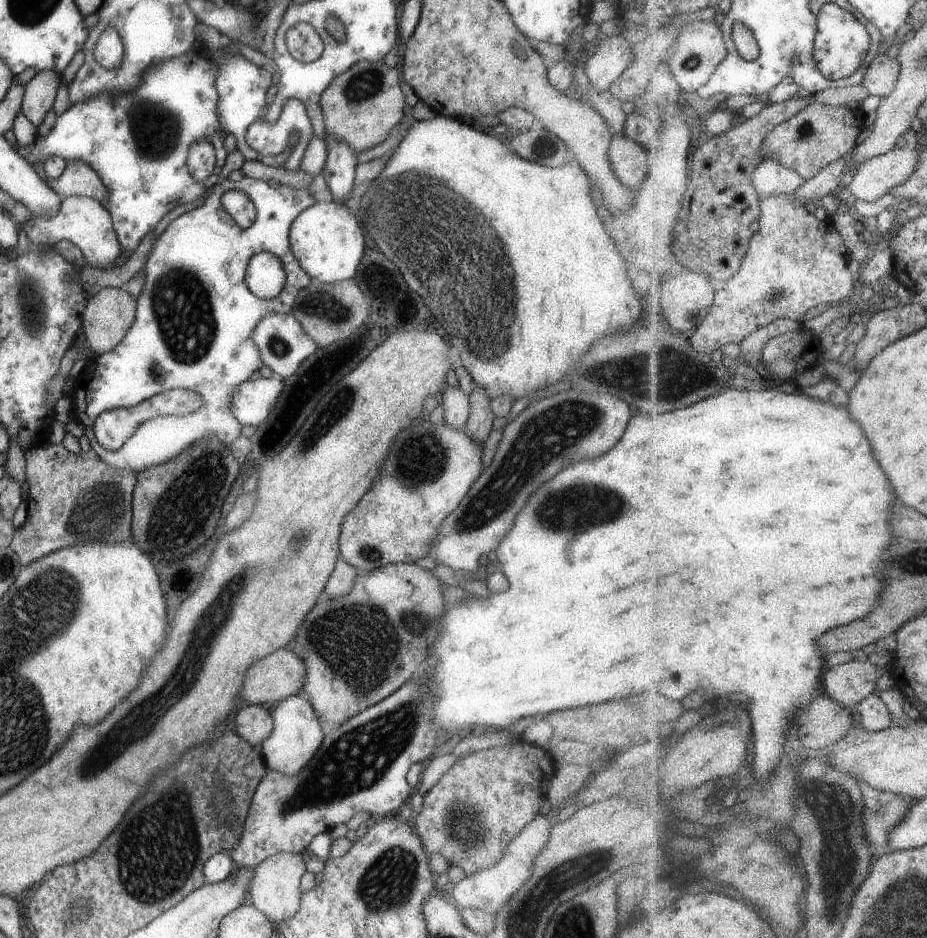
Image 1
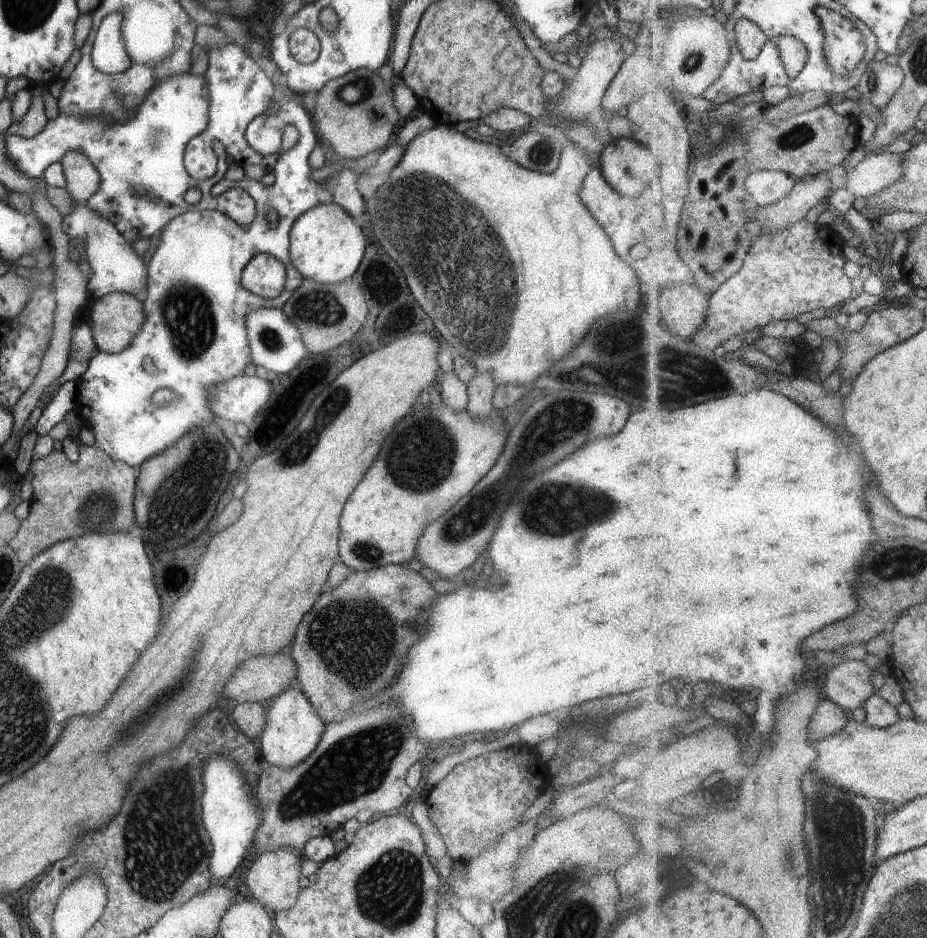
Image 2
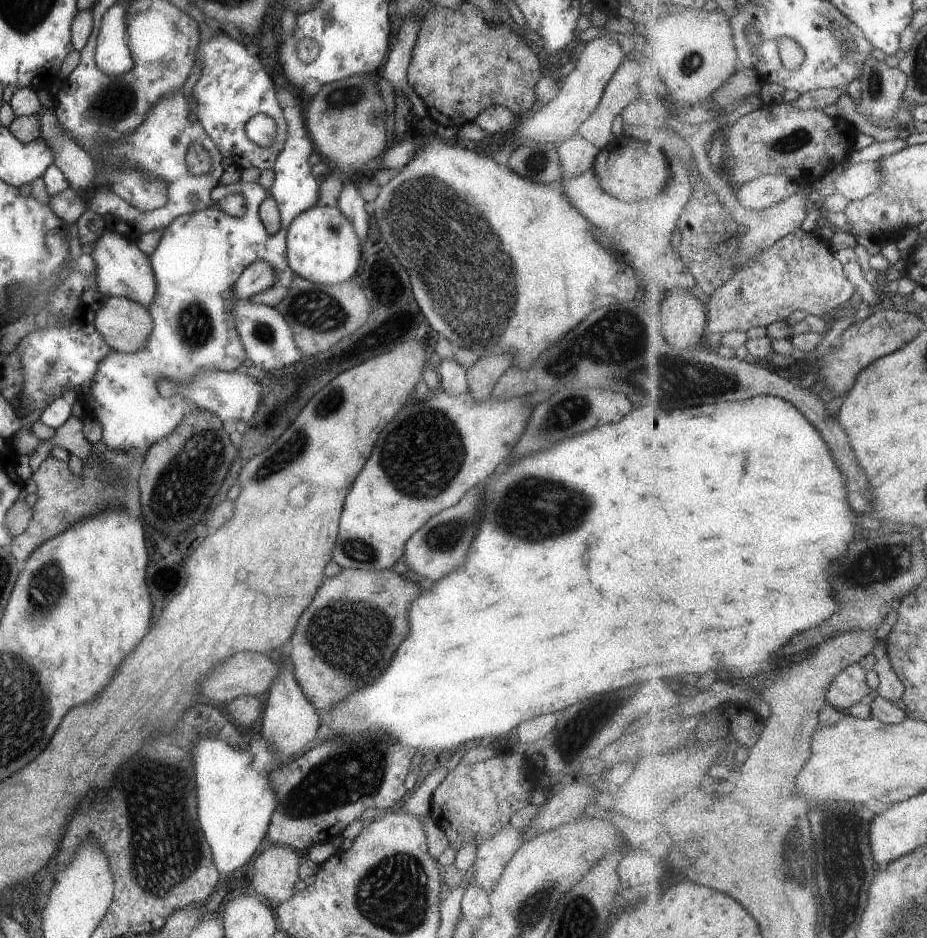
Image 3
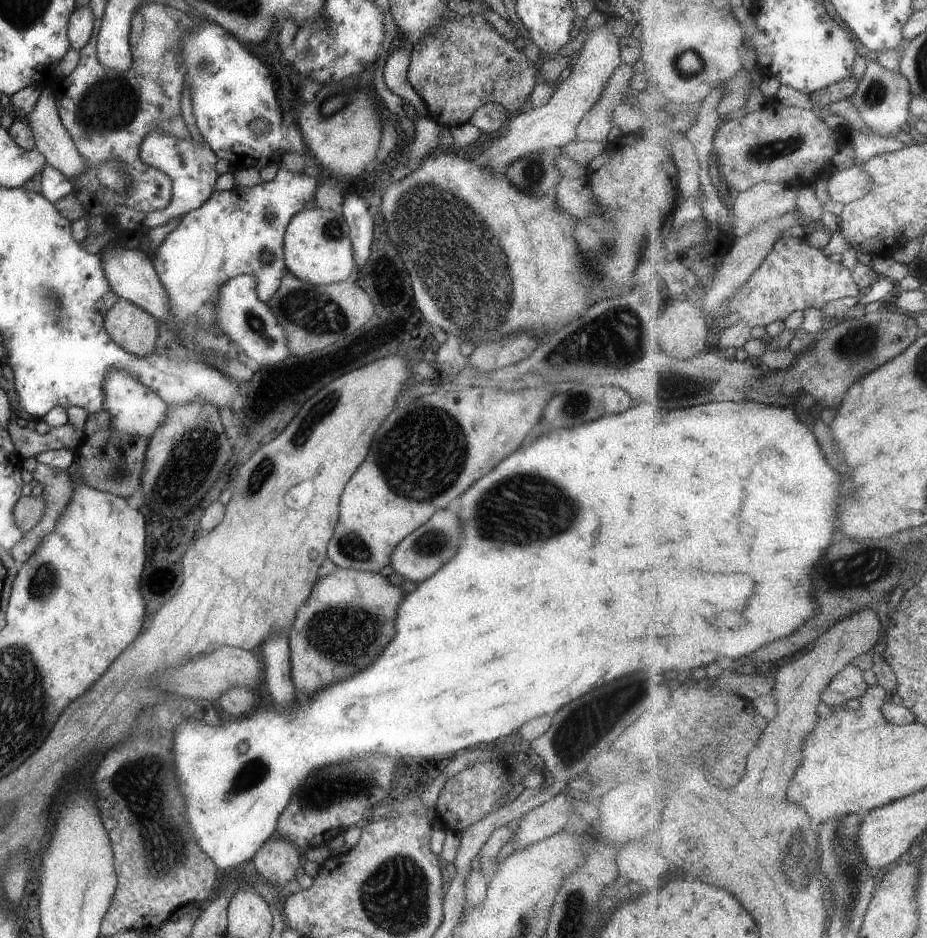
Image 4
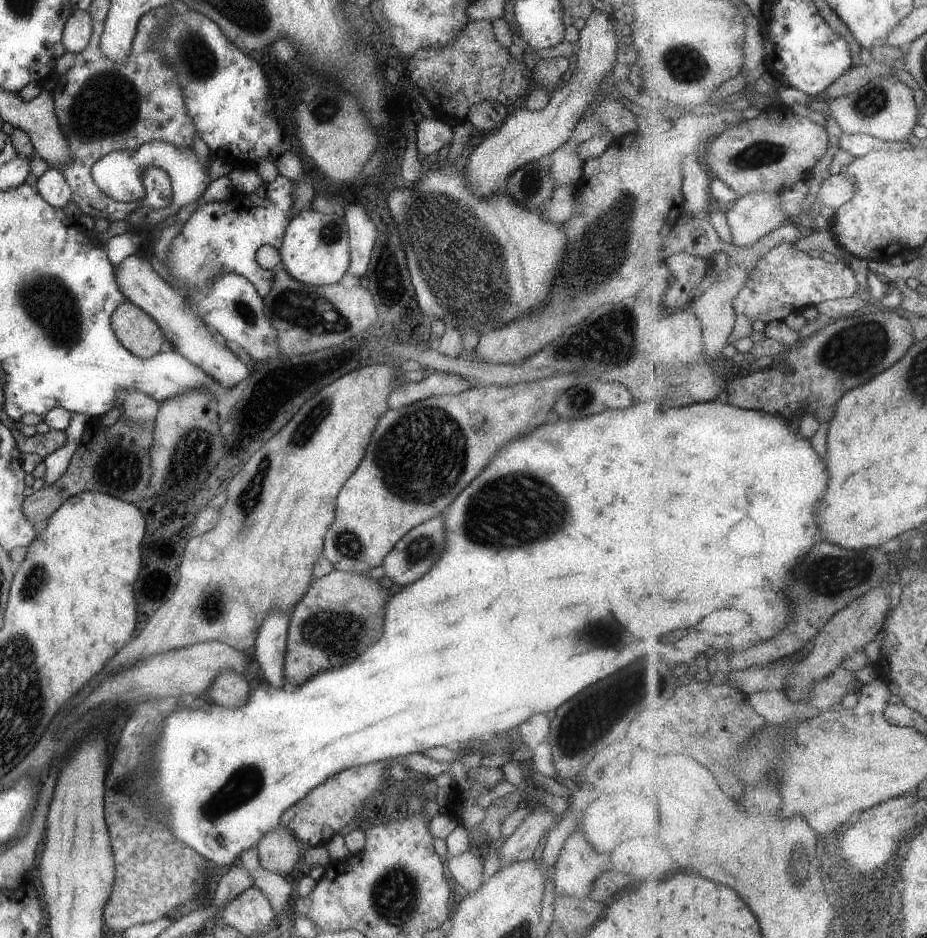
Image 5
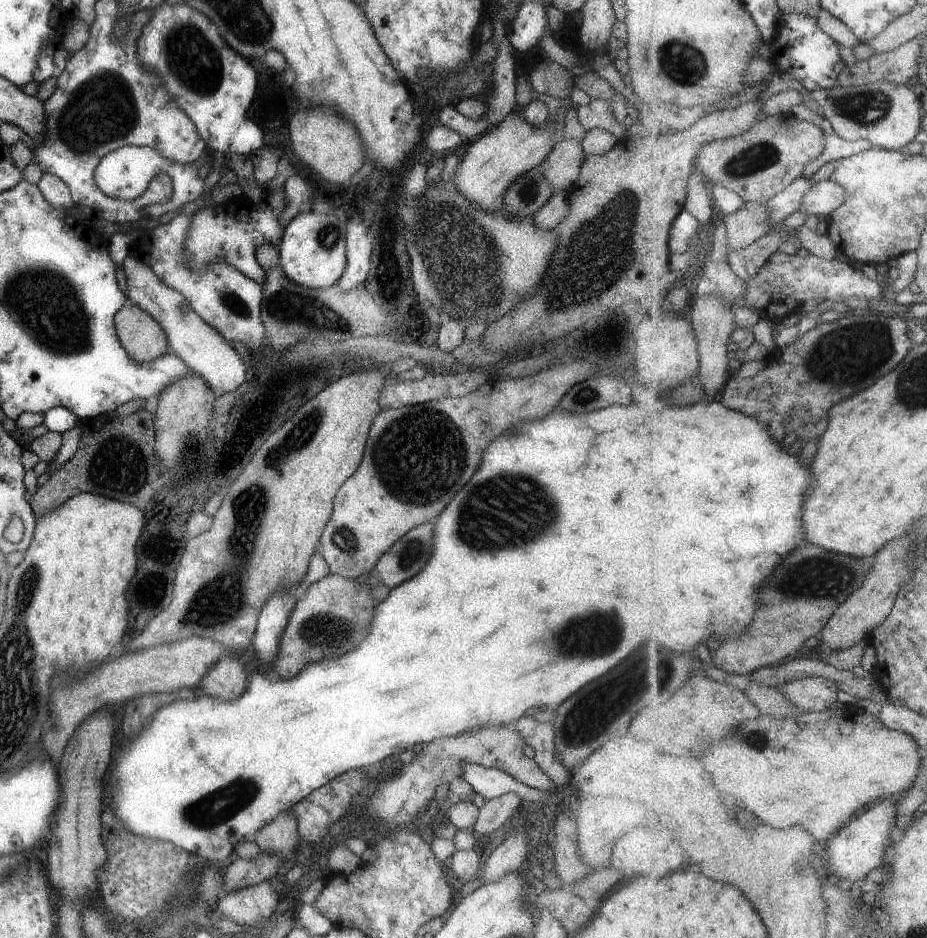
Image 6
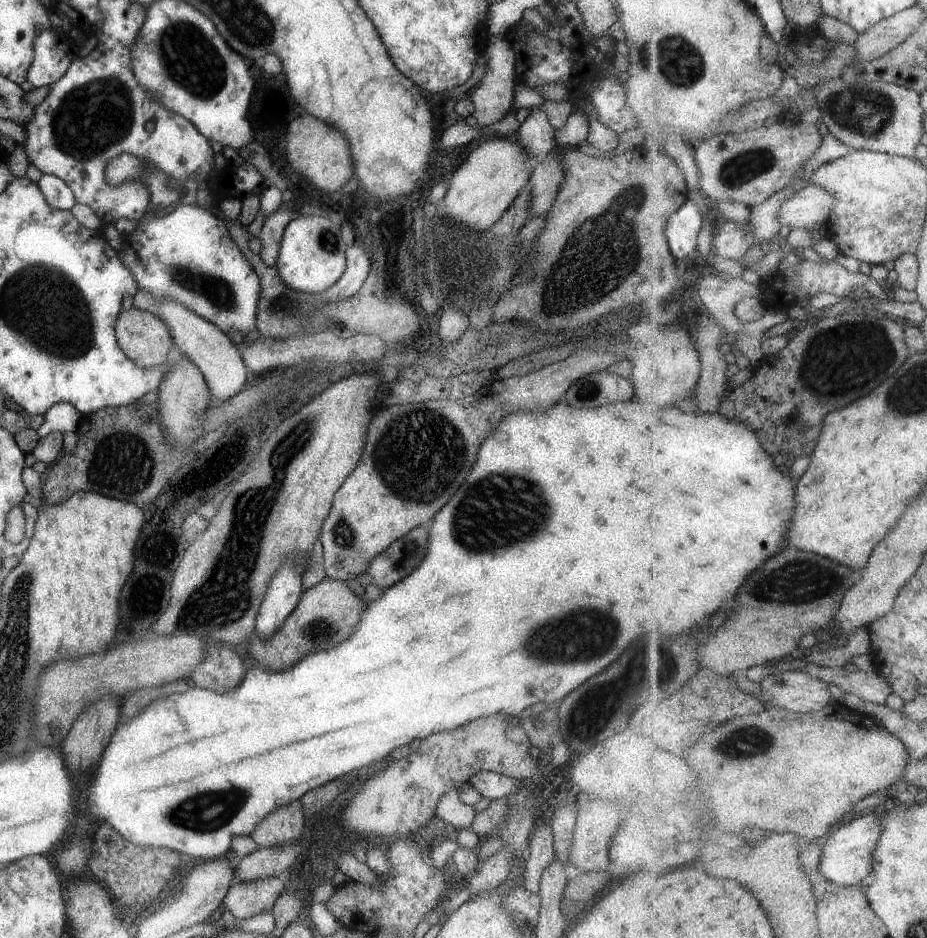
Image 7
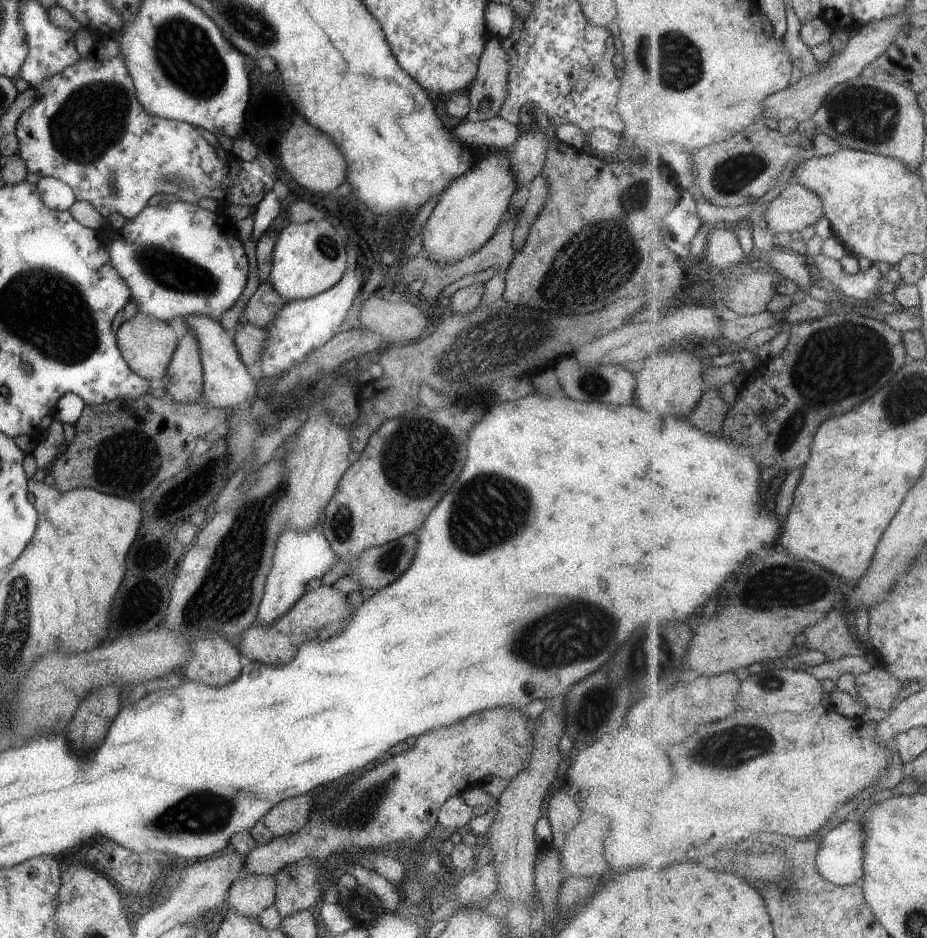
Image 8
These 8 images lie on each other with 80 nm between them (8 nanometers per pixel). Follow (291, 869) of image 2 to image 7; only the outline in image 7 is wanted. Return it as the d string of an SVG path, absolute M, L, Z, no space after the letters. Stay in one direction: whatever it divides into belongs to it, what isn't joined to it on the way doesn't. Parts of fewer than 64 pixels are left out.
M297 800L273 809L249 835L258 848L267 848L297 840L302 831L306 831L303 809L300 800Z

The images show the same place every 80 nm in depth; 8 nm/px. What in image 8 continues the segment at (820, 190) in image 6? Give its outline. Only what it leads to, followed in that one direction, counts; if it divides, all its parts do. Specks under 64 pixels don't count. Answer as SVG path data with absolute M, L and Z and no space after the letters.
M801 184L788 186L770 204L766 219L771 236L815 226L825 216L819 193Z

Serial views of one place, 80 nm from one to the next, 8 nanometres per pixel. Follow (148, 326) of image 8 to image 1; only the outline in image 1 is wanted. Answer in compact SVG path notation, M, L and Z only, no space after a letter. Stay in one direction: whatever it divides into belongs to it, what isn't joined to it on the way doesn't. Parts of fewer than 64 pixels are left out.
M124 287L100 288L94 295L88 297L79 316L79 333L84 336L84 342L94 350L95 354L111 350L123 338L135 318L136 301Z

